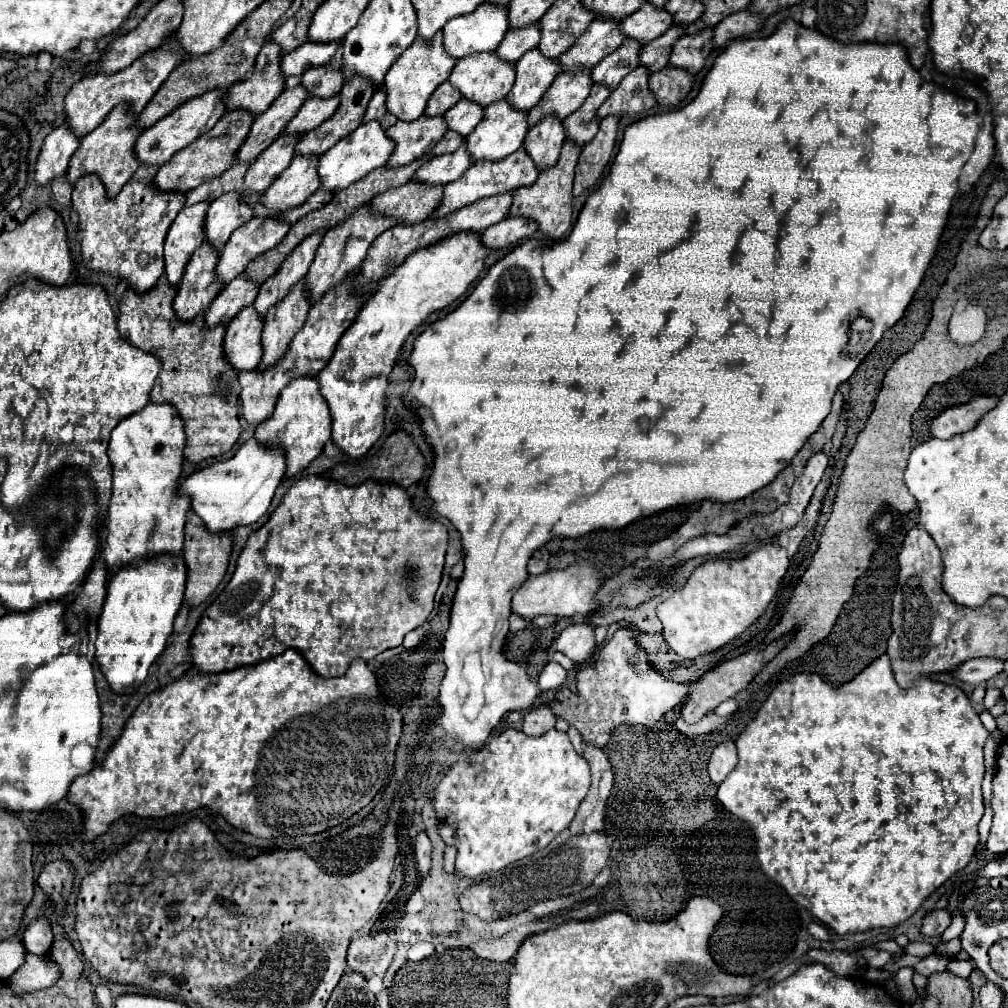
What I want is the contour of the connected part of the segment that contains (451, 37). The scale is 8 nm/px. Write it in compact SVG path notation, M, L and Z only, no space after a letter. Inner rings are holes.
M483 2L471 14L449 20L443 26L445 50L453 58L475 52L493 52L509 30L507 6Z

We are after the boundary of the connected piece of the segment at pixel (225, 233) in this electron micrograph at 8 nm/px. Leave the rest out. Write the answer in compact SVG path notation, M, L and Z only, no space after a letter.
M237 190L225 192L209 206L205 220L205 240L213 248L221 250L229 240L229 236L233 234L233 230L237 230L241 224L245 224L251 218L253 218L253 210L245 202L243 194Z

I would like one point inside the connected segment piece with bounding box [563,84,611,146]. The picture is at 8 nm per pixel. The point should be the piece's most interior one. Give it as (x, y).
(581, 126)

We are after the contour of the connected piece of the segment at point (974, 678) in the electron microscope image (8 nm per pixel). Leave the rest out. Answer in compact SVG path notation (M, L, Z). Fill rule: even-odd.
M975 658L975 660L961 664L961 668L957 668L953 672L953 676L963 682L969 682L969 684L981 684L981 682L987 682L993 676L1001 674L1003 670L1005 670L1005 666L1003 666L1001 658Z

